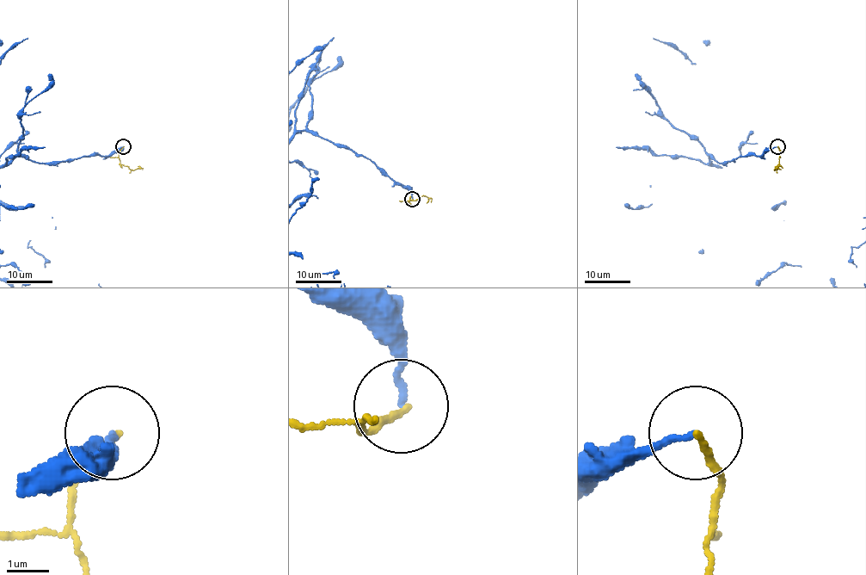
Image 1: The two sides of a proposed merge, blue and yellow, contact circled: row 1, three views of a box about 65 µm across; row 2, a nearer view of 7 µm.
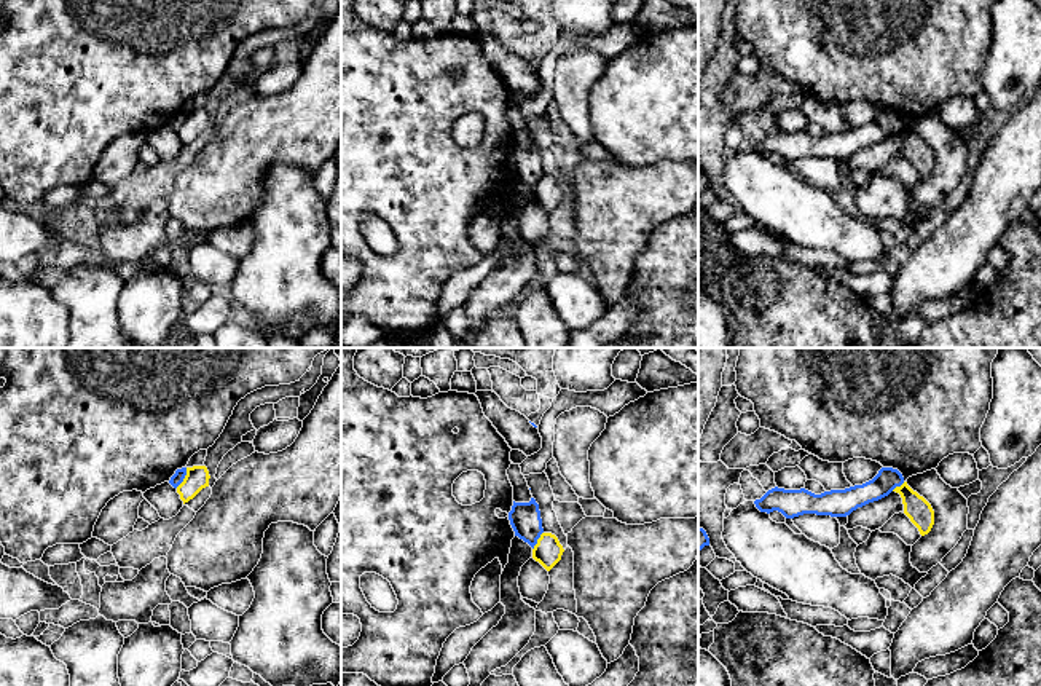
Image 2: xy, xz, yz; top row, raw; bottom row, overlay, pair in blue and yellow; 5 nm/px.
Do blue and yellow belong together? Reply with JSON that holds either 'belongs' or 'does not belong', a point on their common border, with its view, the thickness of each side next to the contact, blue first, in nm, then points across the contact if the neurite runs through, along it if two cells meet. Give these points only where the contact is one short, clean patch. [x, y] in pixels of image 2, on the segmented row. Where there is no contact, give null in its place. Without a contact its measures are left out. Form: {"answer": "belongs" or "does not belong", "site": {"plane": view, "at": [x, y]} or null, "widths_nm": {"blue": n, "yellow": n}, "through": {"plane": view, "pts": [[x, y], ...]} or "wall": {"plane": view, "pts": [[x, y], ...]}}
{"answer": "does not belong", "site": {"plane": "xy", "at": [184, 477]}, "widths_nm": {"blue": 60, "yellow": 120}, "wall": {"plane": "xy", "pts": [[187, 468], [185, 477], [176, 487]]}}

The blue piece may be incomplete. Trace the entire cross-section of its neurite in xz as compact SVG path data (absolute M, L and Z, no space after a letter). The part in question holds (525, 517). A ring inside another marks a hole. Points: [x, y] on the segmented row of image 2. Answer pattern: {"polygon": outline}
{"polygon": "M534 498L529 503L515 503L509 512L515 536L528 542L532 549L544 533L539 504Z"}

